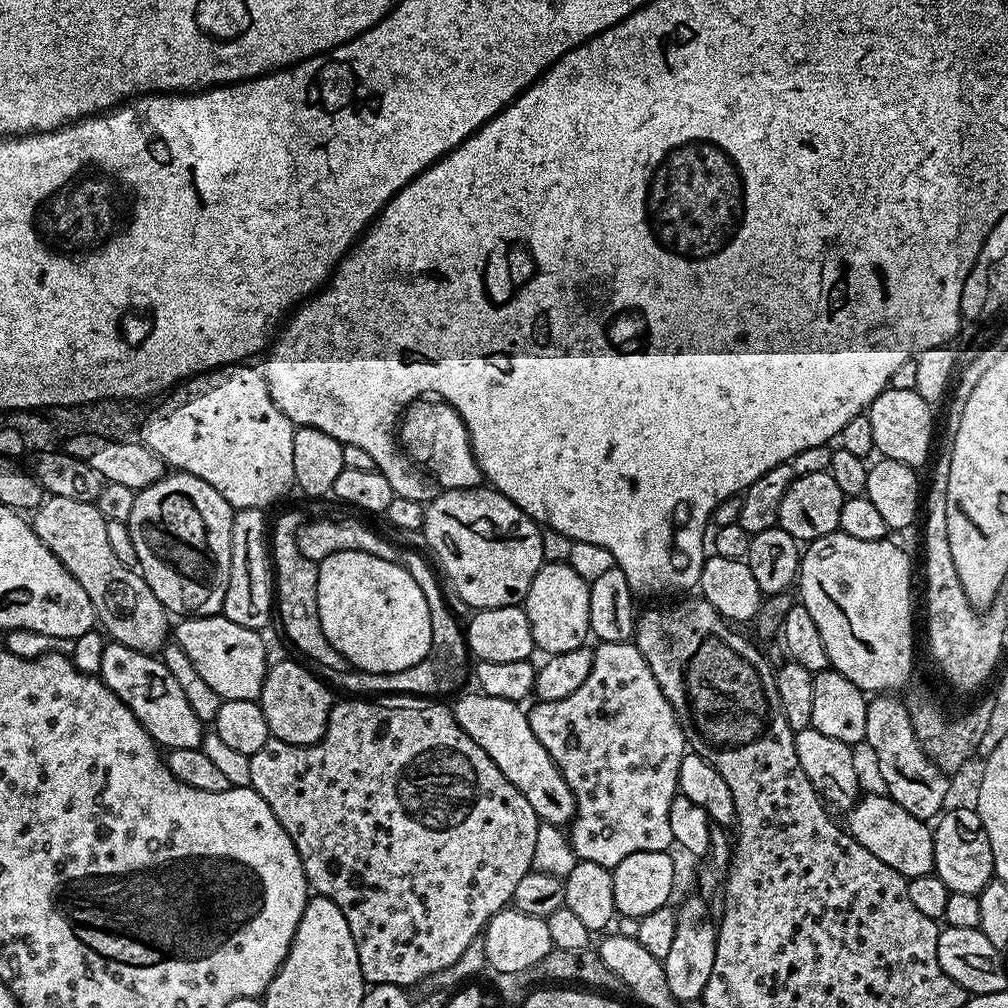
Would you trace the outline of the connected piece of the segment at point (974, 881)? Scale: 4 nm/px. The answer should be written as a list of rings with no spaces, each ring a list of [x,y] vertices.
[[[975,807],[951,808],[934,824],[934,875],[946,882],[949,892],[979,894],[994,878],[994,850],[990,850],[986,826],[982,826],[982,818]]]

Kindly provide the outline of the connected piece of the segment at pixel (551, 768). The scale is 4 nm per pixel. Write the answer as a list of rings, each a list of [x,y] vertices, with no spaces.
[[[471,690],[454,704],[458,726],[478,746],[494,760],[494,765],[518,790],[522,790],[522,798],[534,806],[534,814],[545,824],[567,825],[576,814],[576,799],[566,786],[566,778],[558,770],[558,766],[550,758],[546,746],[534,738],[534,730],[530,730],[527,711],[517,701],[506,698],[490,698],[485,692]]]

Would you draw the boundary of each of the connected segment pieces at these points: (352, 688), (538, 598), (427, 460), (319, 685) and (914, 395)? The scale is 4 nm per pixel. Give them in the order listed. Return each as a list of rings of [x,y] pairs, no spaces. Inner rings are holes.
[[[436,648],[436,652],[427,652],[426,657],[421,662],[410,666],[404,671],[391,672],[390,674],[374,674],[373,672],[362,672],[359,670],[349,670],[346,672],[326,670],[325,681],[333,687],[338,687],[348,691],[345,693],[356,696],[379,696],[388,692],[404,692],[414,694],[416,698],[440,698],[460,687],[466,676],[470,674],[470,653],[468,649],[462,648]]]
[[[546,562],[534,574],[530,590],[522,601],[526,618],[530,622],[530,634],[536,648],[544,654],[562,654],[566,650],[578,650],[585,647],[590,633],[590,590],[589,581],[578,574],[567,562],[552,564]]]
[[[421,398],[404,409],[398,425],[401,448],[413,464],[419,464],[441,489],[479,488],[482,484],[480,467],[474,458],[472,439],[463,418],[444,400]]]
[[[280,660],[269,667],[262,682],[258,703],[266,714],[271,739],[287,744],[316,744],[326,734],[330,710],[334,703],[333,689],[296,660]]]
[[[885,388],[868,407],[867,415],[874,430],[874,449],[883,459],[902,462],[920,470],[928,460],[932,448],[933,405],[928,404],[915,389],[896,390]]]

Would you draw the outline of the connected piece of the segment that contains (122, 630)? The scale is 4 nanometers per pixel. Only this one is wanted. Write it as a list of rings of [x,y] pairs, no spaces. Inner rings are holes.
[[[48,496],[30,516],[34,534],[38,534],[38,538],[42,538],[42,542],[55,554],[58,562],[62,562],[62,566],[66,566],[66,570],[70,570],[70,574],[74,574],[74,578],[78,578],[82,590],[86,590],[96,611],[99,627],[115,643],[130,646],[130,650],[149,654],[159,653],[170,640],[170,624],[168,628],[170,613],[167,608],[162,606],[162,602],[158,602],[158,598],[154,598],[154,590],[150,590],[150,586],[146,586],[144,577],[136,568],[128,568],[122,562],[118,562],[114,549],[110,547],[110,538],[106,535],[108,521],[96,504],[87,504],[78,502],[75,498],[58,498],[57,496]]]

